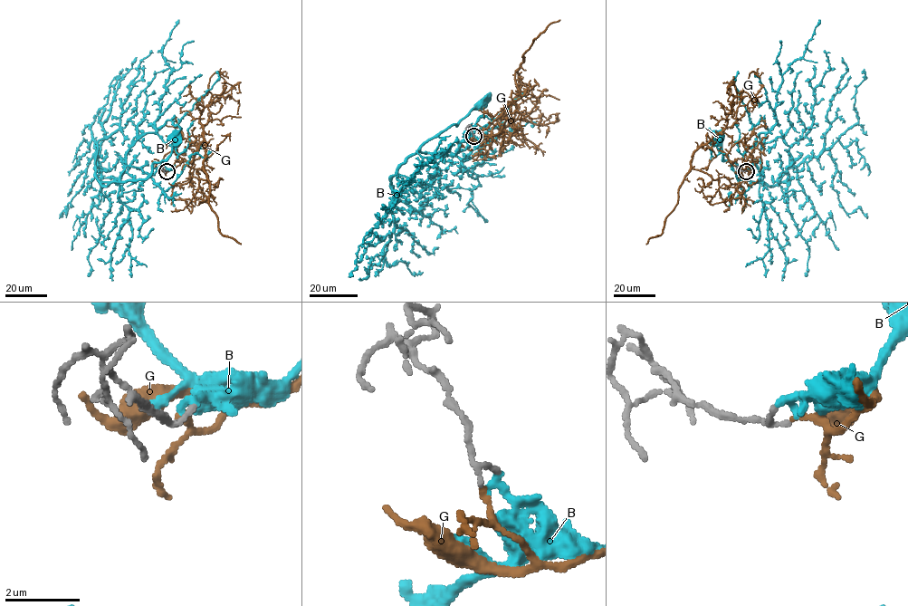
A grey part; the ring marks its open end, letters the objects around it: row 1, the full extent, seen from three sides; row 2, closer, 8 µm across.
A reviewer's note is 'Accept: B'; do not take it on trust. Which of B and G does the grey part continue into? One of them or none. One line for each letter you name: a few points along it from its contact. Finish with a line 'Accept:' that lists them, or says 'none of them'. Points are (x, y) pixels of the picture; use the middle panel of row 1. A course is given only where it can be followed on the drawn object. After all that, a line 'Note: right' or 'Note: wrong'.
G: it runs (473, 136), (488, 136), (504, 115), (519, 88), (516, 72), (520, 96), (479, 131), (501, 130)
Accept: G
Note: wrong

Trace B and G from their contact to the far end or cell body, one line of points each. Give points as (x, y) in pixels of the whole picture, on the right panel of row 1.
B: (745, 170), (755, 164), (761, 174), (763, 168), (757, 181), (740, 179), (737, 166), (723, 158), (720, 137)
G: (746, 170), (745, 162), (731, 161), (709, 140), (691, 162), (713, 179), (740, 183), (741, 214)

